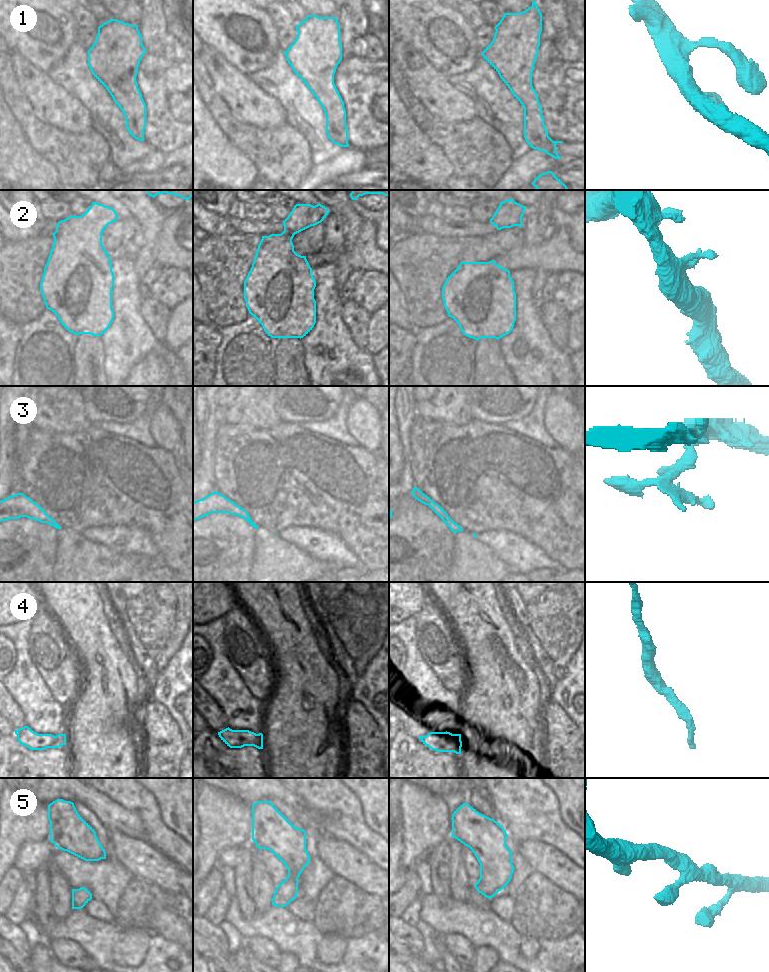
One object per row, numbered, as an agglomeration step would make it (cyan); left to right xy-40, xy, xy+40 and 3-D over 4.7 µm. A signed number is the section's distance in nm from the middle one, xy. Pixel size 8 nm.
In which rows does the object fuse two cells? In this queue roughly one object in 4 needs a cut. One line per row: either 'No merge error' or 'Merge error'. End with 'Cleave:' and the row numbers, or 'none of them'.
1: No merge error
2: No merge error
3: Merge error
4: No merge error
5: No merge error
Cleave: 3.

